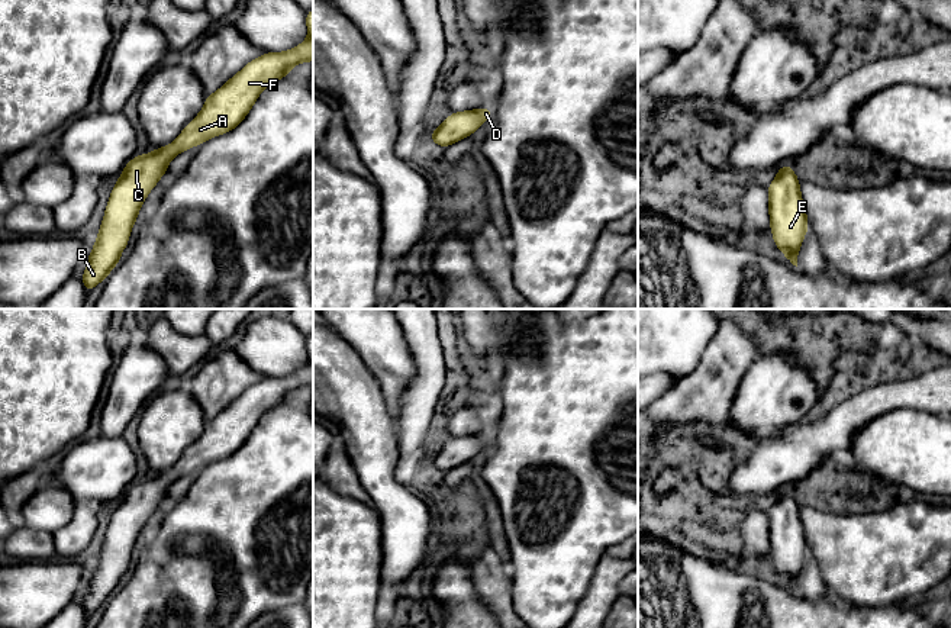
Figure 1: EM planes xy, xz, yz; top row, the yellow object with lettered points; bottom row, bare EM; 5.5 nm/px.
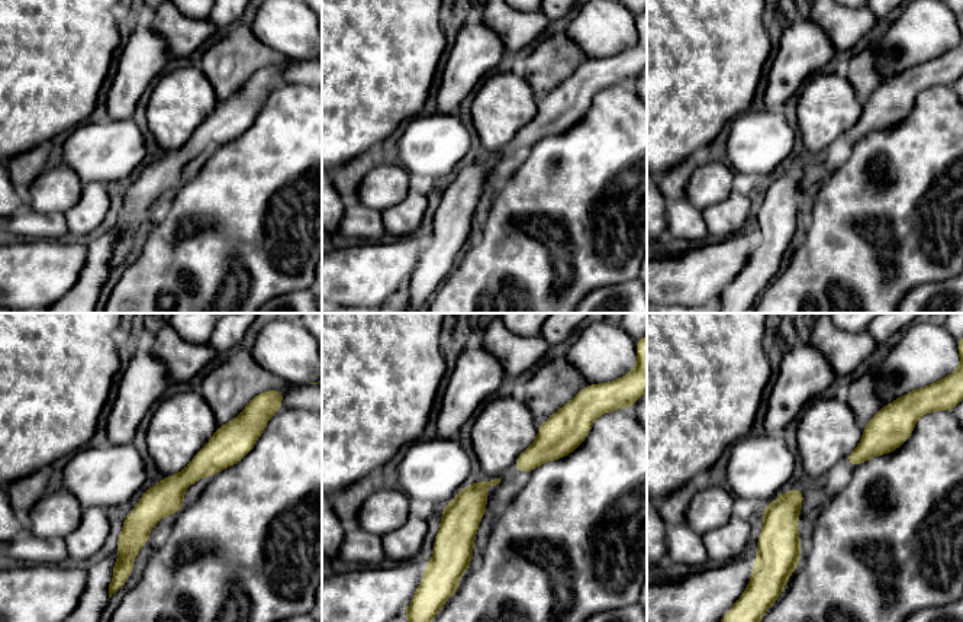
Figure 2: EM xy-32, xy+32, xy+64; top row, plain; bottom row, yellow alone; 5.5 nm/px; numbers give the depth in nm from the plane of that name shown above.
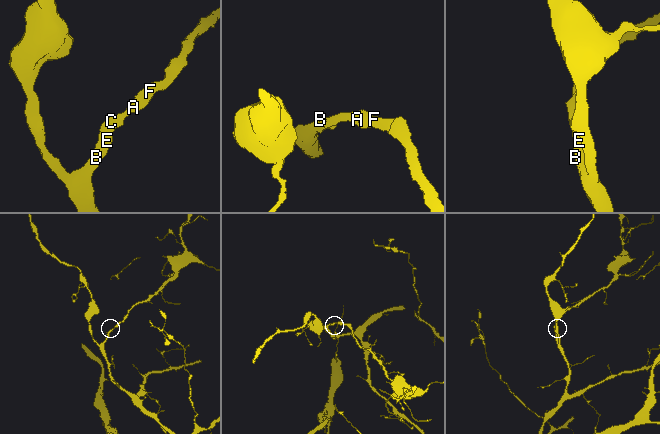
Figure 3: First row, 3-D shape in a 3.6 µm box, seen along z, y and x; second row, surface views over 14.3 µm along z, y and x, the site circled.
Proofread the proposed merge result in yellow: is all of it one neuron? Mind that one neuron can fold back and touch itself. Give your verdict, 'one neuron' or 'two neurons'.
one neuron

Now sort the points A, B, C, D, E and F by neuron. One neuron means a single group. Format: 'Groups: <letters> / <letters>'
Groups: A B C D E F

